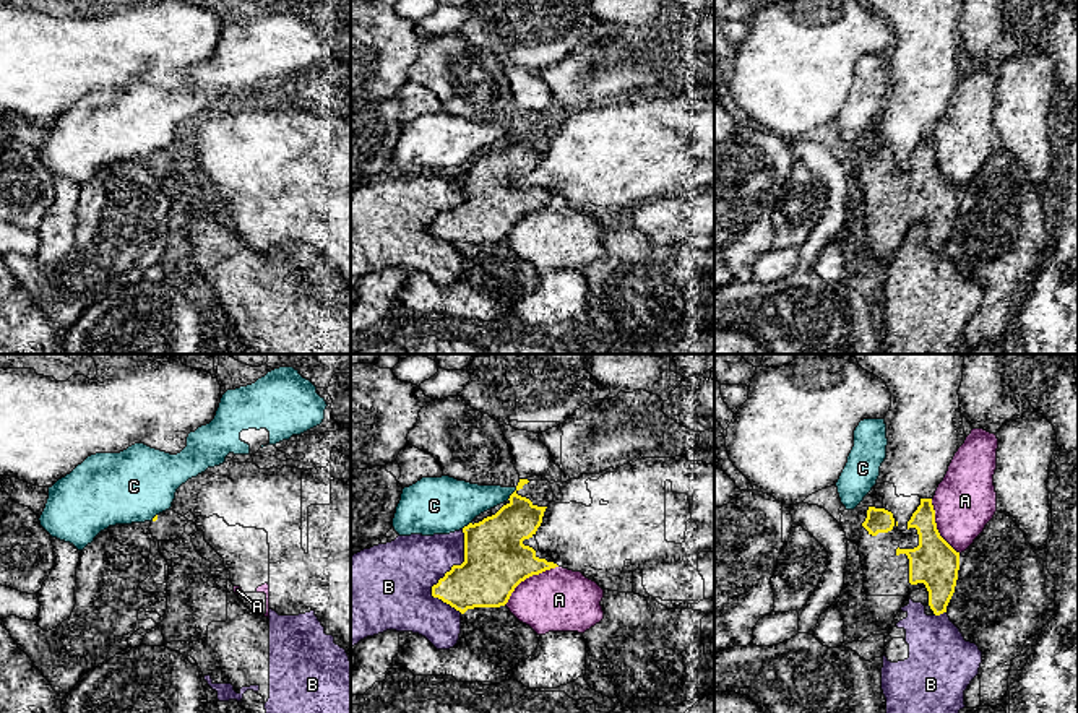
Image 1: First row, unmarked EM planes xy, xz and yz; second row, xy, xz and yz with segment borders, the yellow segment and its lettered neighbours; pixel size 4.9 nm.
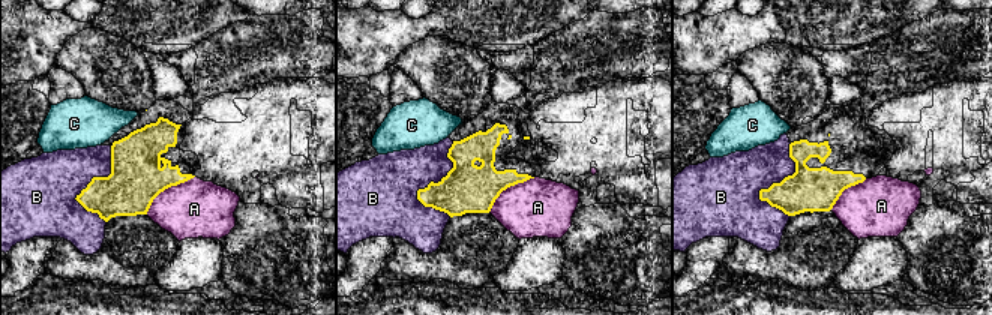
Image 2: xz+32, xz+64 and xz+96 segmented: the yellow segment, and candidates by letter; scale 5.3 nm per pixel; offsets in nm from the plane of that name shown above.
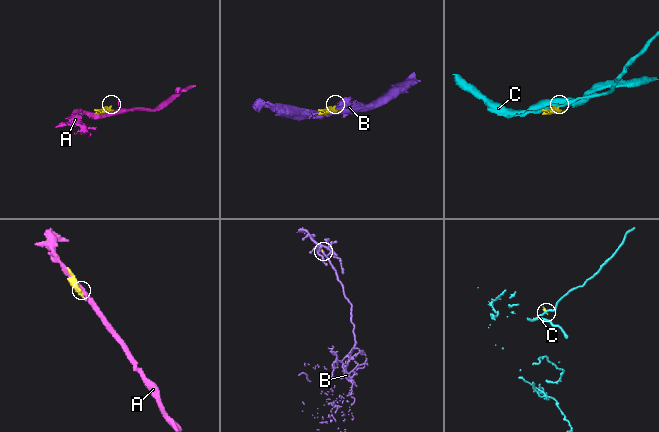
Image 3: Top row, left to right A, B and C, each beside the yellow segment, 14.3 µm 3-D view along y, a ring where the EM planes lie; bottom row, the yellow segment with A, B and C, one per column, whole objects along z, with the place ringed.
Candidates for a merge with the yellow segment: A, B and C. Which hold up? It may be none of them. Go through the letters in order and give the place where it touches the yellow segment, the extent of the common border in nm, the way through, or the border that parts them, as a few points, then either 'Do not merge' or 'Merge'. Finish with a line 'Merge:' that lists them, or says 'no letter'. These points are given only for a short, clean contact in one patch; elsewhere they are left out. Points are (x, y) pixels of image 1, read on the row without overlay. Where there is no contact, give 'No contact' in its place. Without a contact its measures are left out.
A: Touches yellow at xz (528, 213). Shared border 340 nm. Do not merge
B: Touches yellow at xz (445, 210). Shared border 420 nm. Do not merge
C: Touches yellow at xz (512, 130). Shared border 80 nm. Do not merge
Merge: no letter

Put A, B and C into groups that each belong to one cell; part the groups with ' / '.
A / B / C

